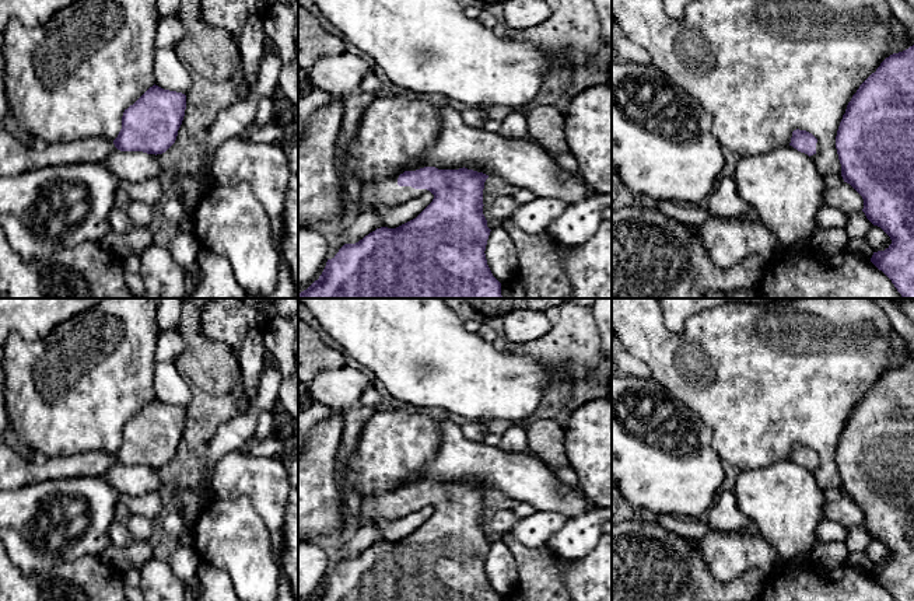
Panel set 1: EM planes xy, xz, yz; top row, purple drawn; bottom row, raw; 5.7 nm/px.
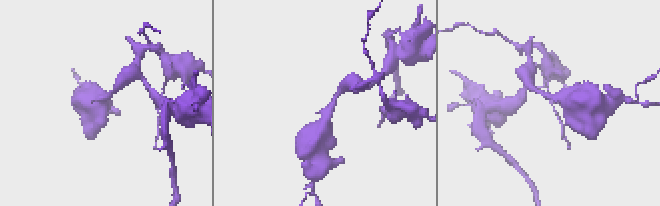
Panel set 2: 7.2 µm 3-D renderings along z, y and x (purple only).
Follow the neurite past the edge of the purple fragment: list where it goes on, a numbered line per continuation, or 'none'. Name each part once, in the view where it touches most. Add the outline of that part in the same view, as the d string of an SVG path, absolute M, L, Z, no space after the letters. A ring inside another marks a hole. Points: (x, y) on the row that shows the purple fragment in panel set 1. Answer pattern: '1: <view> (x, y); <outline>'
1: xz (387, 192); M398 177L386 178L379 182L361 184L357 198L358 210L377 209L384 206L398 206L413 198L428 193L427 189L414 189L412 186L399 186Z

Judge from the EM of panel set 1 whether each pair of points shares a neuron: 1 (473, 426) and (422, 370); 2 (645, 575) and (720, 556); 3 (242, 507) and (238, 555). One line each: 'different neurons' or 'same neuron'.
1: different neurons
2: different neurons
3: same neuron

